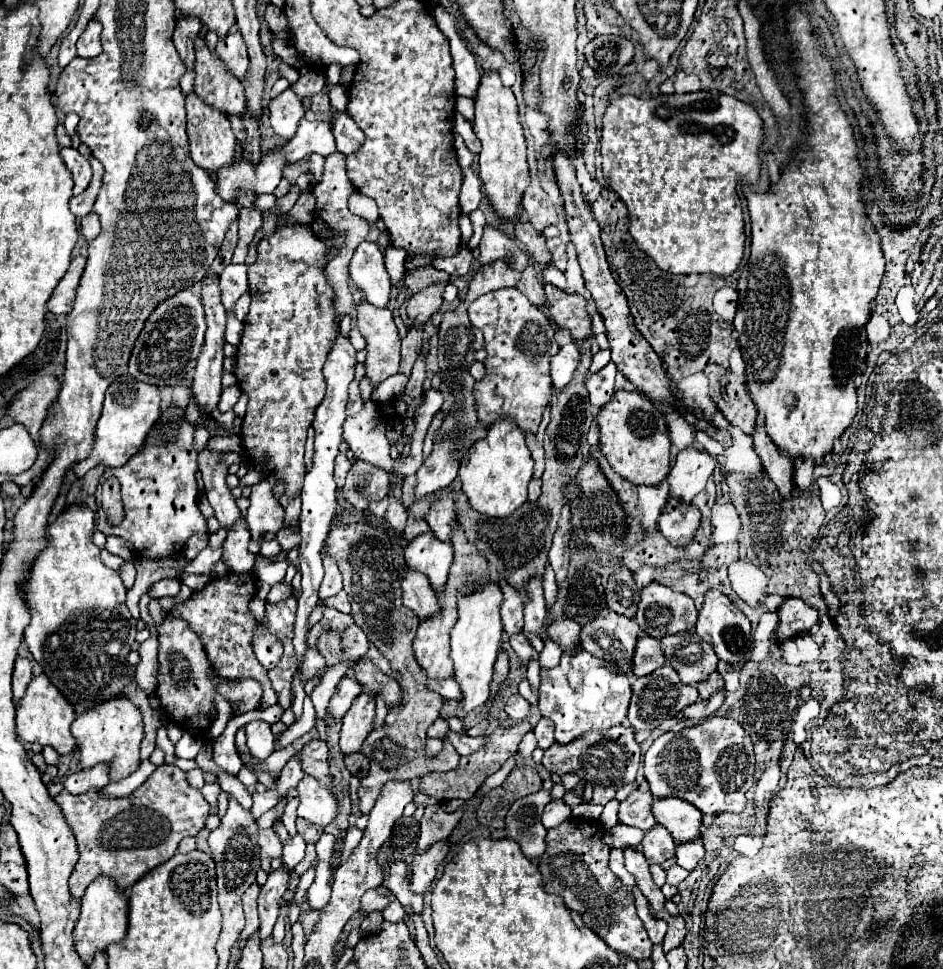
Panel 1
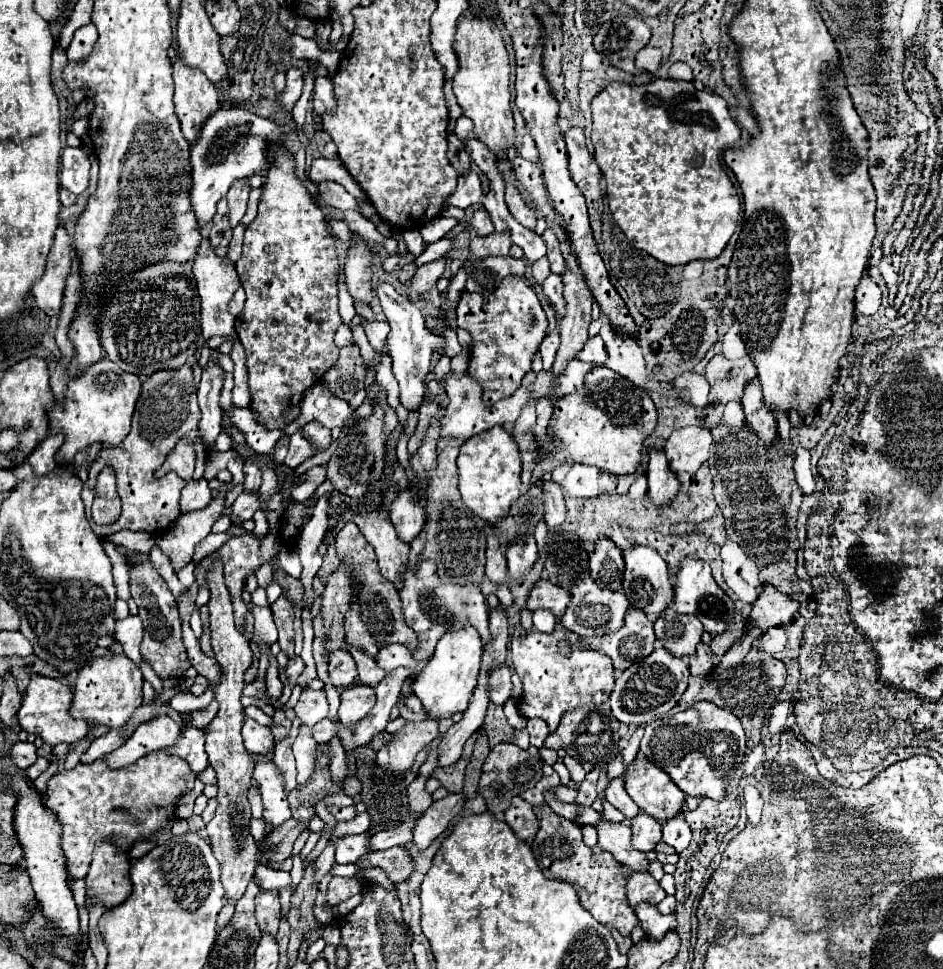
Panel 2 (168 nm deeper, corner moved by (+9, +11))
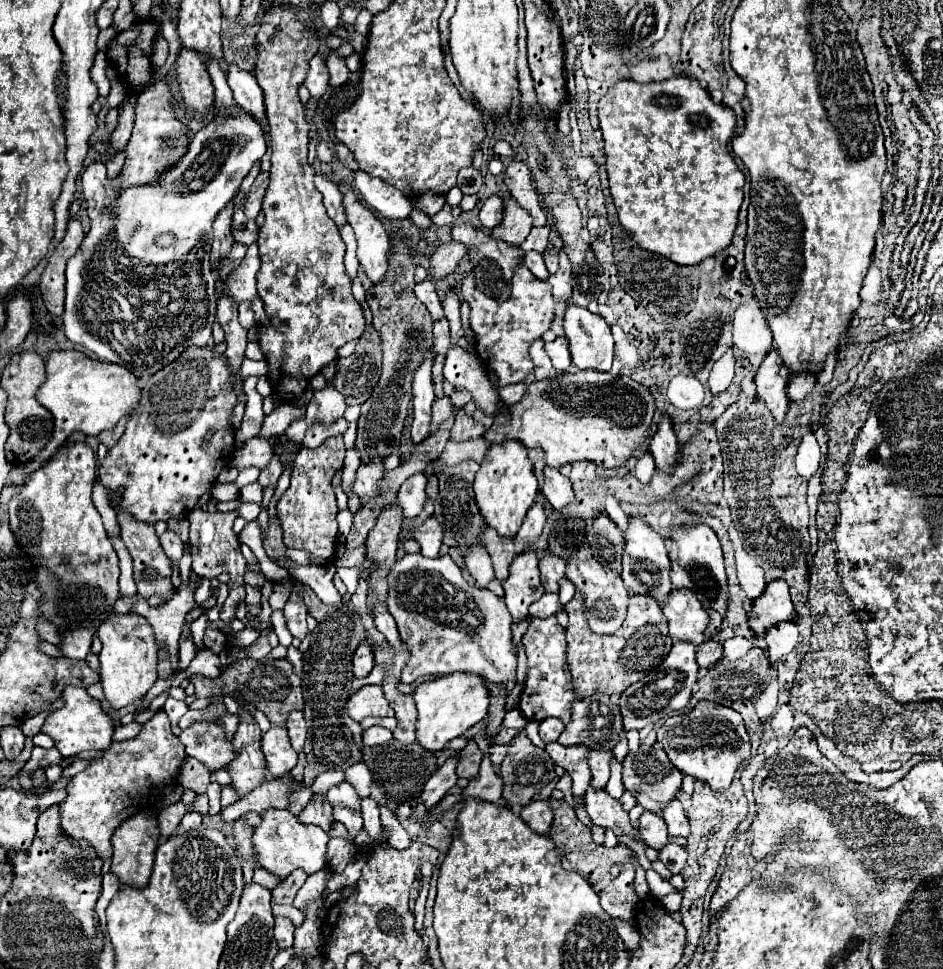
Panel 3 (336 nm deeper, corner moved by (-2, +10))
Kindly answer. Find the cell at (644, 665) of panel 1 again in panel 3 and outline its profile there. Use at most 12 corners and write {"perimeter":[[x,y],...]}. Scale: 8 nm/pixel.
{"perimeter":[[579,594],[567,662],[575,692],[625,692],[673,644],[647,594],[611,636],[589,630]]}

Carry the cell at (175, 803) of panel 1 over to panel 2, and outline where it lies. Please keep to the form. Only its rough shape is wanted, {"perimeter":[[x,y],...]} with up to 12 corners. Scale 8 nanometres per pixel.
{"perimeter":[[168,751],[56,773],[44,805],[74,879],[92,849],[172,835],[196,773]]}

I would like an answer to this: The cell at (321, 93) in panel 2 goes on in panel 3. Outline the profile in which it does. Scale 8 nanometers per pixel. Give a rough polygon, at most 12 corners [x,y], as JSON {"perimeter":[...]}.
{"perimeter":[[335,50],[327,56],[329,86],[339,88],[347,82],[345,58]]}

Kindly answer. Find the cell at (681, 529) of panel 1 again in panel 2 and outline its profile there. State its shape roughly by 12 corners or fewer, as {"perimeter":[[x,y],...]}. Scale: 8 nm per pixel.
{"perimeter":[[648,449],[648,497],[664,505],[680,483],[664,451]]}

